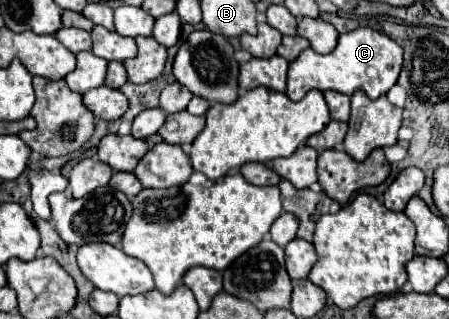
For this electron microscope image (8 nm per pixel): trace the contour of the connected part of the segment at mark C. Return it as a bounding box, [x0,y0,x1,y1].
[287,28,403,100]

